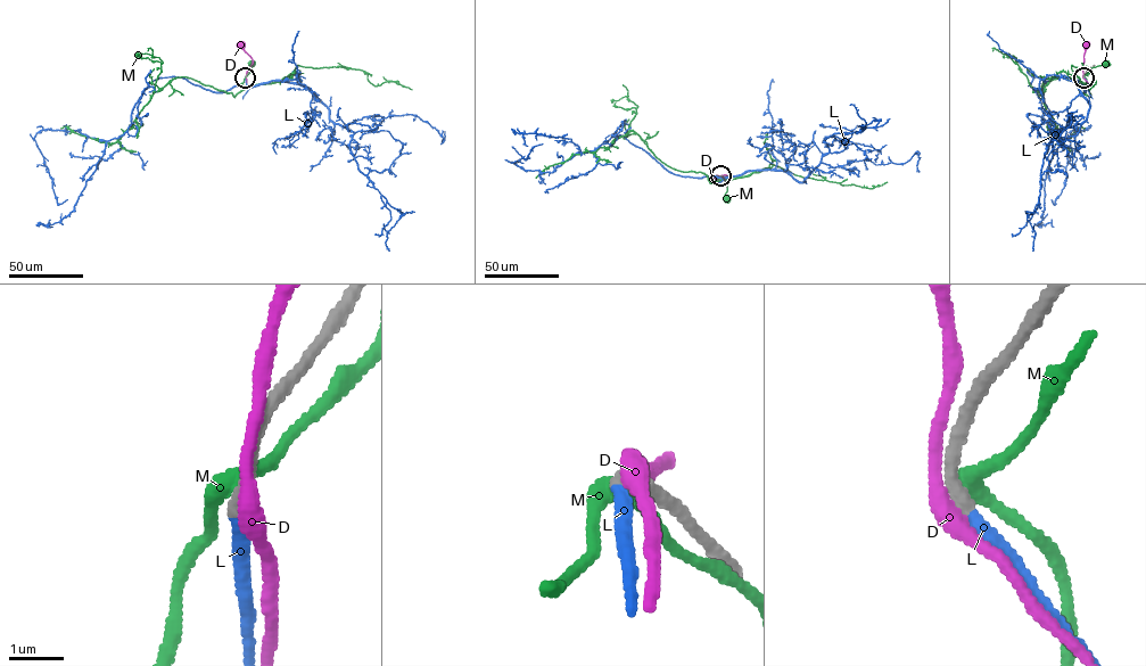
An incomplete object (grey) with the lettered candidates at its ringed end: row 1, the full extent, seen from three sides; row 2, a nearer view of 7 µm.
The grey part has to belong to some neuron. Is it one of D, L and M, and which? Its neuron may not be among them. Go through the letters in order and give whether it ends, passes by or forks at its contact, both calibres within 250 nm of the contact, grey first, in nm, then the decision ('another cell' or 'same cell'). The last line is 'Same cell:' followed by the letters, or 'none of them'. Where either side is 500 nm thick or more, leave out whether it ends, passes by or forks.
D: it passes by | 340/320 nm | another cell
L: it ends | 280/280 nm | same cell
M: it passes by | 320/320 nm | another cell
Same cell: L

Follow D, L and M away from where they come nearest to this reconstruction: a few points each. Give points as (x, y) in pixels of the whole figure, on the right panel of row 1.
D: (1083, 76), (1088, 44)
L: (1083, 77), (1085, 92), (1062, 76), (1043, 88), (1060, 140), (1080, 130), (1070, 133), (1066, 178), (1052, 199)
M: (1083, 76), (1093, 67), (1106, 64)

